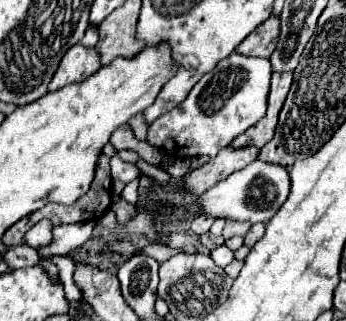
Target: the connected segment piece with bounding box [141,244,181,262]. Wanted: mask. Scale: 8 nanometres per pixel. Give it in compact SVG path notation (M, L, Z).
M147 244L145 248L141 248L141 252L157 258L159 262L165 262L165 260L171 258L175 252L181 252L181 250L173 250L173 248L169 248L169 246L165 246L165 244Z

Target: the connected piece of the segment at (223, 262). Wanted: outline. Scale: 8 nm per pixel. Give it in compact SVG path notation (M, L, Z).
M221 245L210 252L210 257L215 264L224 268L234 259L234 252L226 245Z

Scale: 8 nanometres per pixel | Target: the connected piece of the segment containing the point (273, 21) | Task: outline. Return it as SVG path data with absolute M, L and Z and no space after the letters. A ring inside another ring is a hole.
M271 14L261 26L257 26L251 36L247 36L237 52L245 54L245 56L261 56L261 58L269 58L275 48L277 48L277 40L279 40L279 30L281 30L281 20L279 16Z

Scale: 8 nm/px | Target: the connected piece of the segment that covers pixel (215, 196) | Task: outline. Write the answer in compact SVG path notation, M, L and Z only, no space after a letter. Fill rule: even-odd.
M255 160L247 168L243 168L239 172L233 172L229 178L225 178L219 184L215 184L213 188L209 188L201 196L201 210L205 214L213 216L213 218L219 218L221 216L221 218L233 218L233 220L247 220L251 224L255 224L255 222L269 222L275 216L275 212L281 208L281 204L287 200L289 186L291 186L289 184L289 174L287 174L287 170L283 166ZM255 188L261 190L261 196L259 198L265 198L265 192L267 190L273 190L275 192L275 198L269 204L253 204L251 198L253 198L253 190Z

